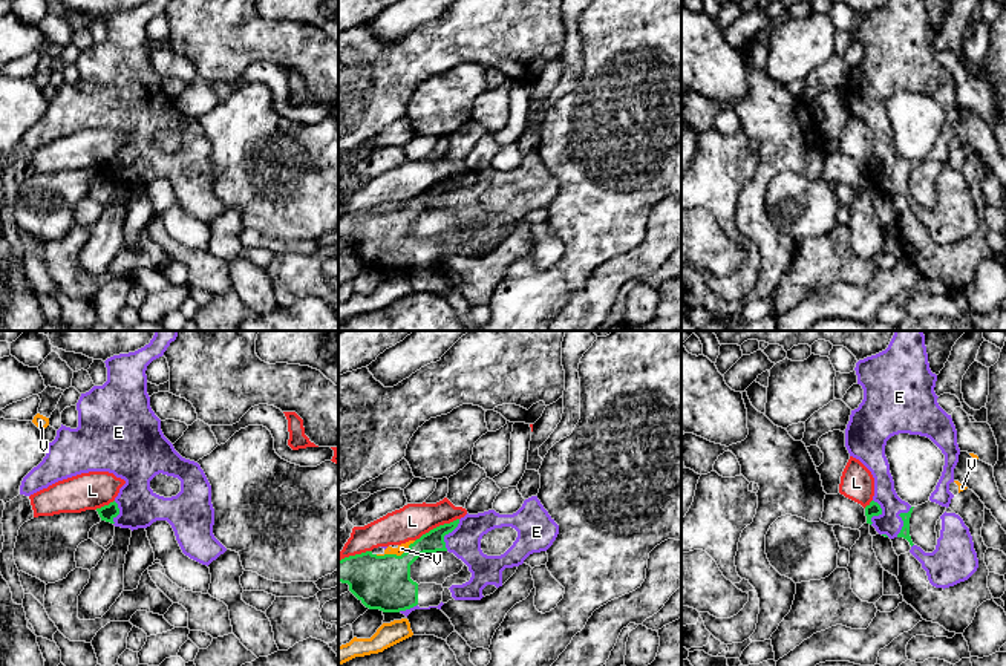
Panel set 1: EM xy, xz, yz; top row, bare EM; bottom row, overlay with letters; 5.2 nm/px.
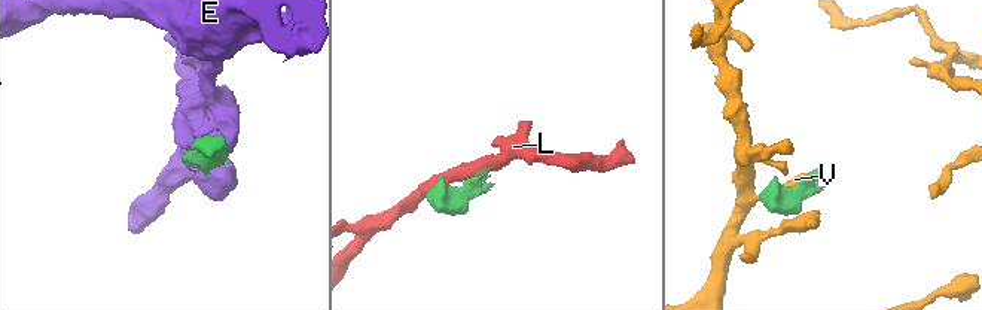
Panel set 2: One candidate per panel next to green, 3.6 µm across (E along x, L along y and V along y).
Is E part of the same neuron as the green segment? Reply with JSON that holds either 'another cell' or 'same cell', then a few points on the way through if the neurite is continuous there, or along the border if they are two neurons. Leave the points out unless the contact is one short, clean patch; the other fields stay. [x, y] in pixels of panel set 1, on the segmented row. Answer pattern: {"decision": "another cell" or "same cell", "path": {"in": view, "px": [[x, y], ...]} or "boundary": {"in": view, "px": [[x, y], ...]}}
{"decision": "same cell"}

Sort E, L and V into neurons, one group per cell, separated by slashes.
E / L / V

